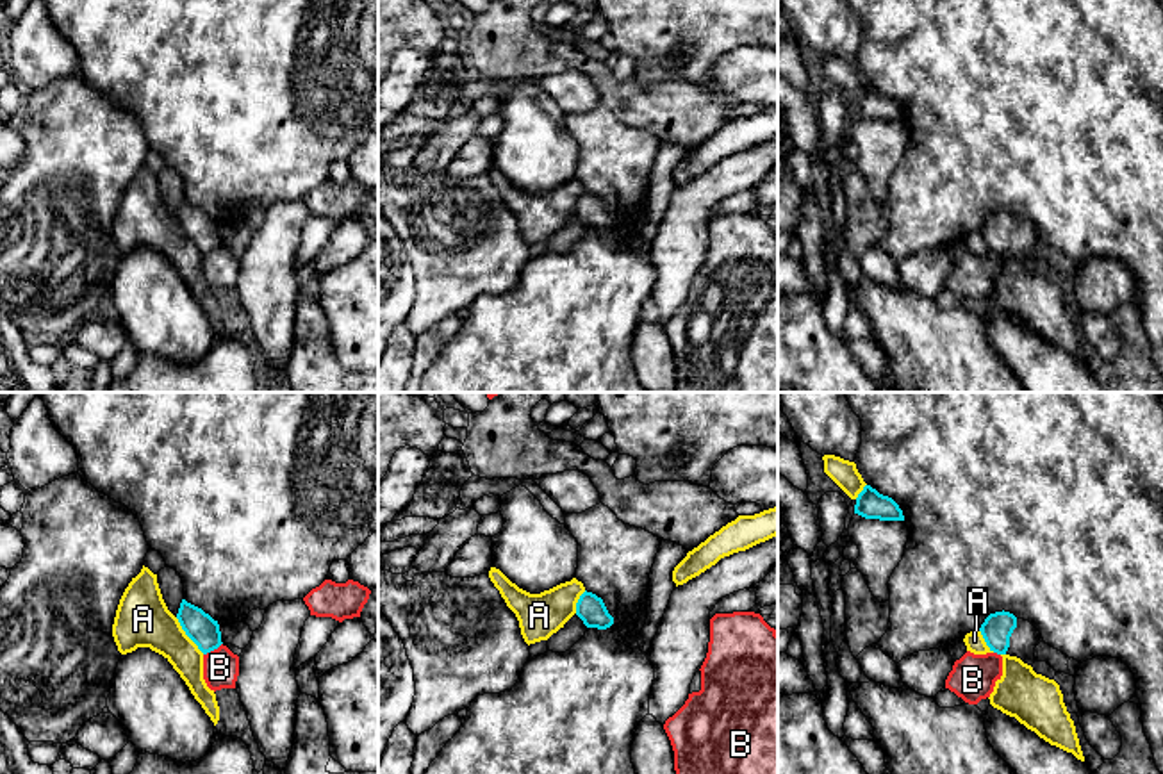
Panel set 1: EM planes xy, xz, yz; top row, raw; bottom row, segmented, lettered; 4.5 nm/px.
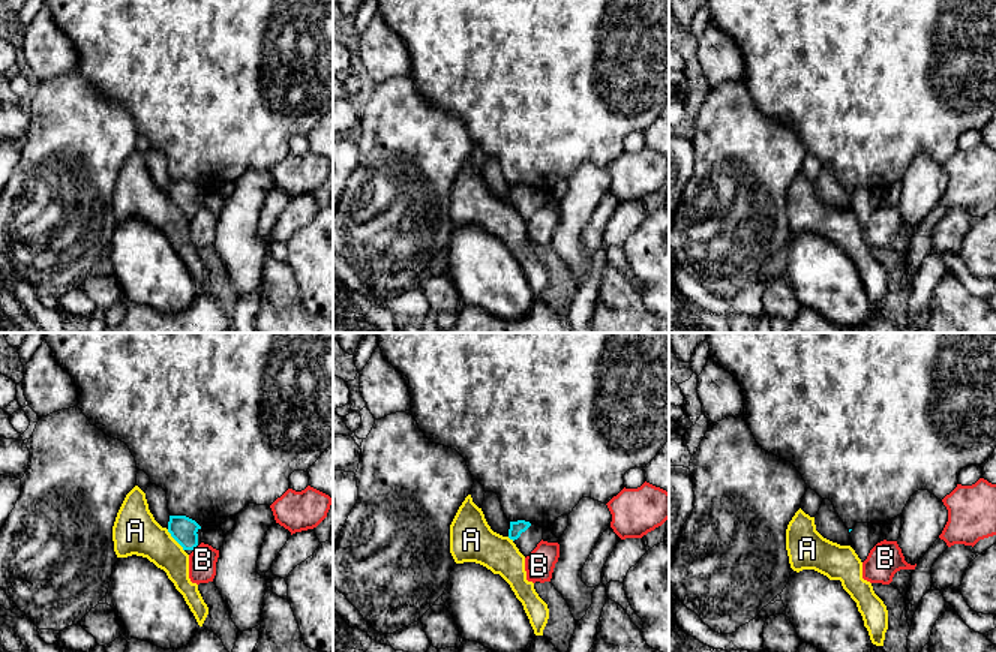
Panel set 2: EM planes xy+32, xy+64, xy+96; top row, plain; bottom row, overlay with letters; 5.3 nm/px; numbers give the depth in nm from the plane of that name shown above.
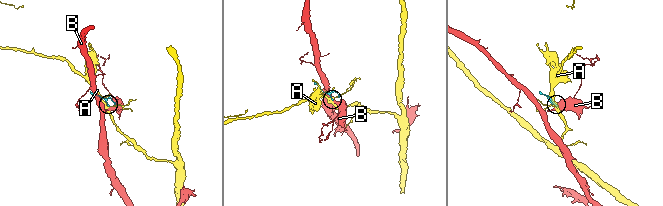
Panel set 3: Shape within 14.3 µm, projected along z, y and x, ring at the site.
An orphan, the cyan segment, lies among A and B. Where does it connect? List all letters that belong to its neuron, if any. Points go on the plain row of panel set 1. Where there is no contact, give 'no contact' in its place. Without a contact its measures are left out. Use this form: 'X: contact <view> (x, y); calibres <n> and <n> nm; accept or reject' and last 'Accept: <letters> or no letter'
A: contact xy (186, 234); calibres 140 and 240 nm; reject
B: contact xy (213, 250); calibres 140 and 160 nm; reject
Accept: no letter

